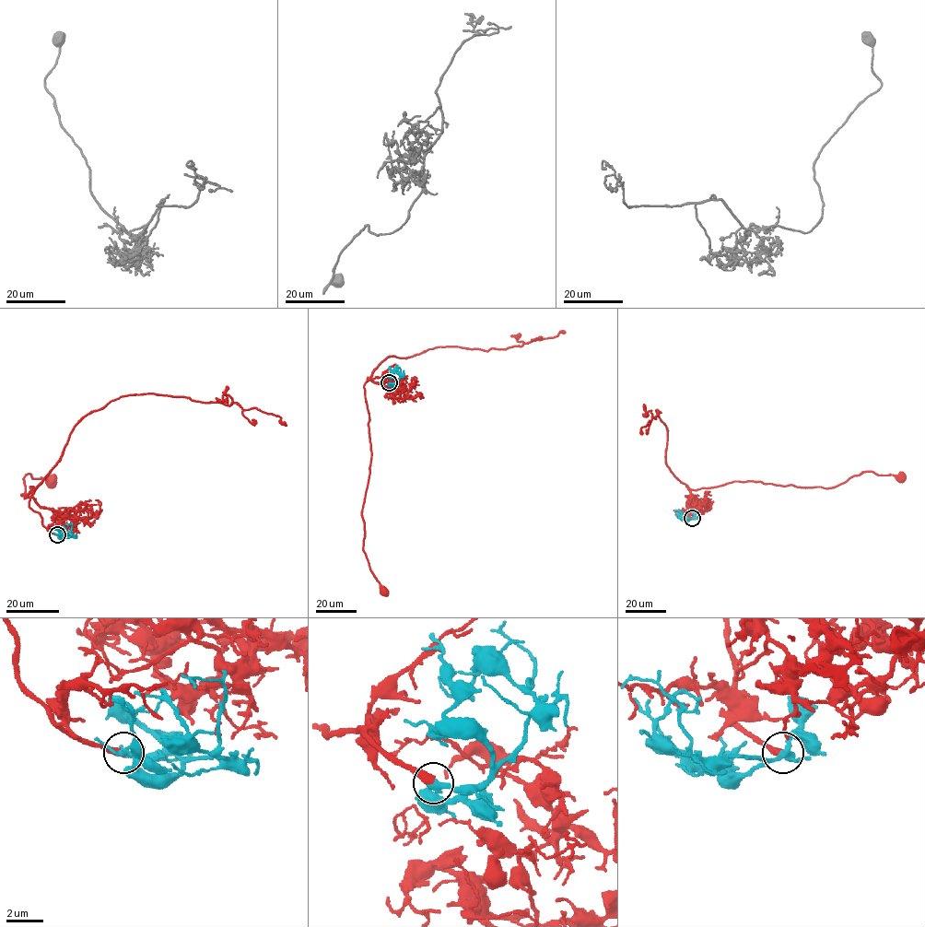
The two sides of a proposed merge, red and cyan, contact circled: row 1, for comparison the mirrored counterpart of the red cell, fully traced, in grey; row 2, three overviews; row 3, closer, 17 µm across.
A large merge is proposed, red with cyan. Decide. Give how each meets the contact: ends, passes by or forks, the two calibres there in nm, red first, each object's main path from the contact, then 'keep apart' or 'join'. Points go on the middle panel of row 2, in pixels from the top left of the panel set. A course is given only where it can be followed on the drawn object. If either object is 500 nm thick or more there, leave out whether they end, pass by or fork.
red ends there; cyan ends there; 440 nm thick on the red side, 400 nm on the other; red runs (390, 382), (377, 377), (368, 381), (364, 387), (371, 461), (362, 512), (363, 550), (370, 571), (384, 591); cyan runs (390, 382), (393, 383), (401, 373), (396, 369), (392, 373), (390, 370); join

